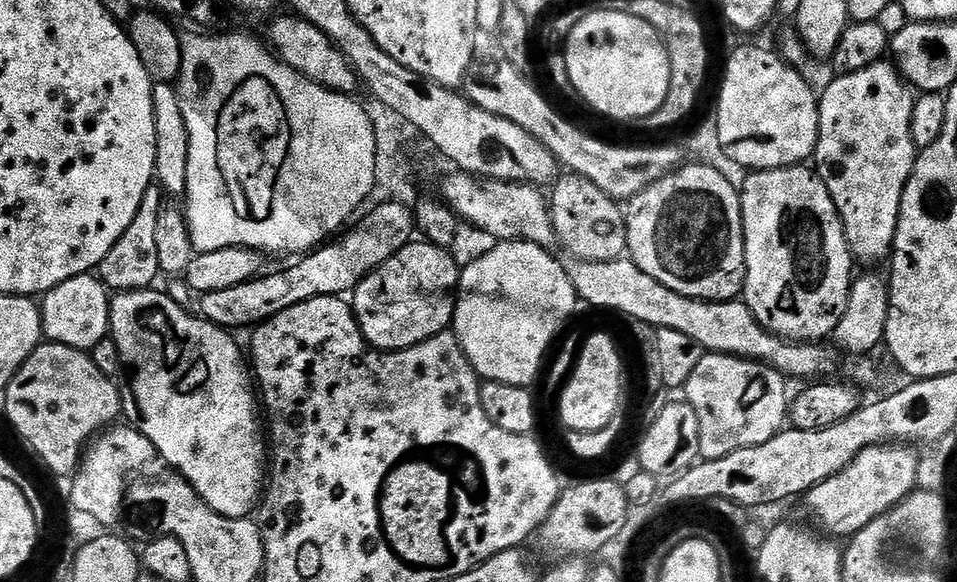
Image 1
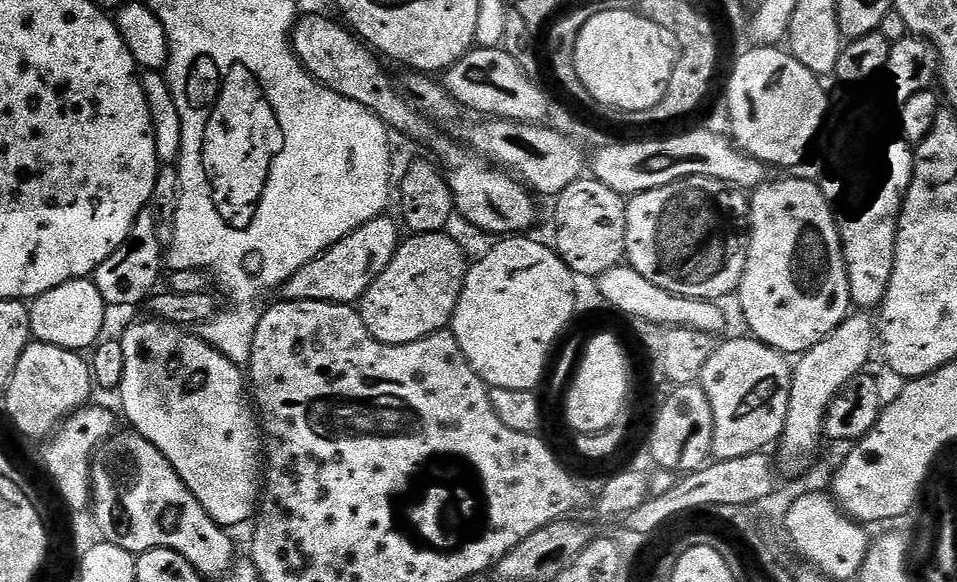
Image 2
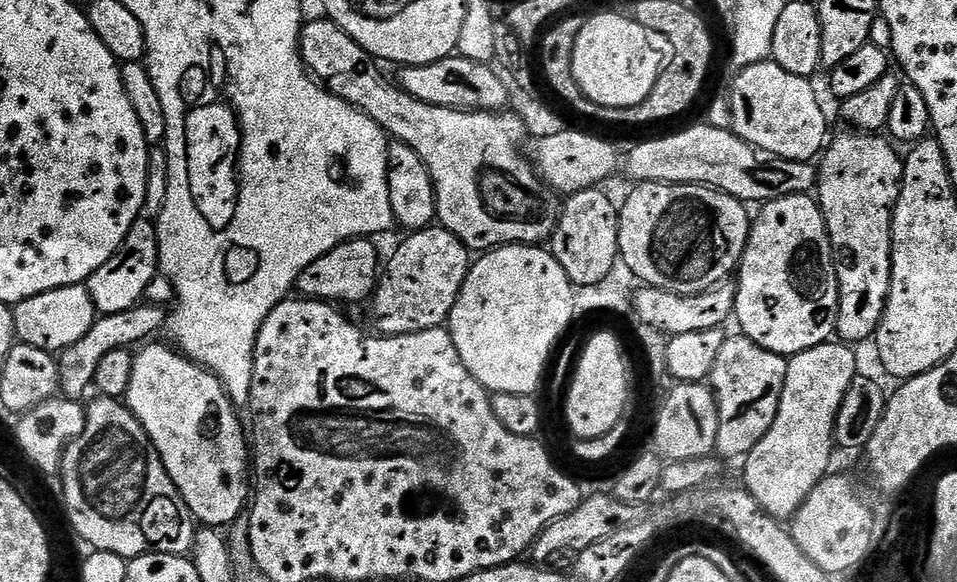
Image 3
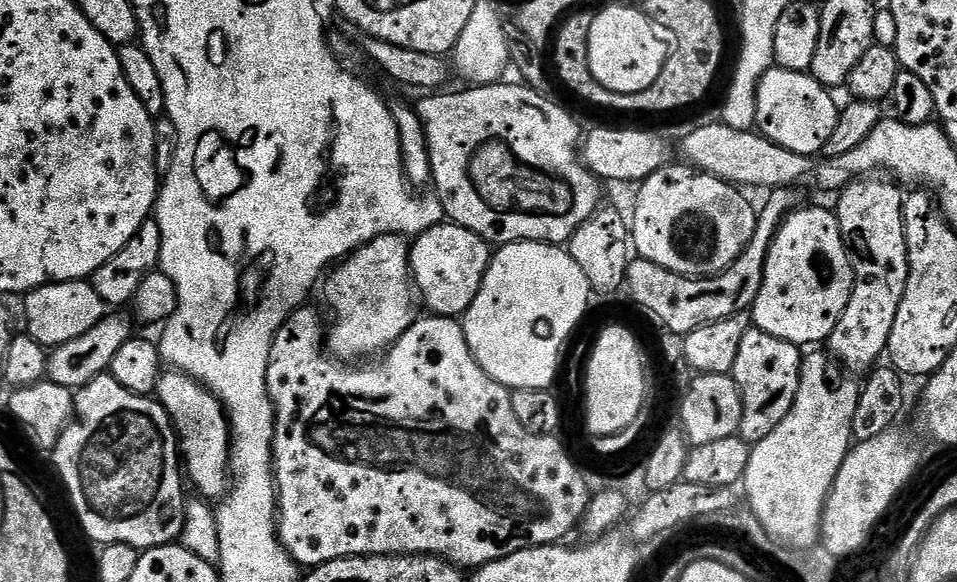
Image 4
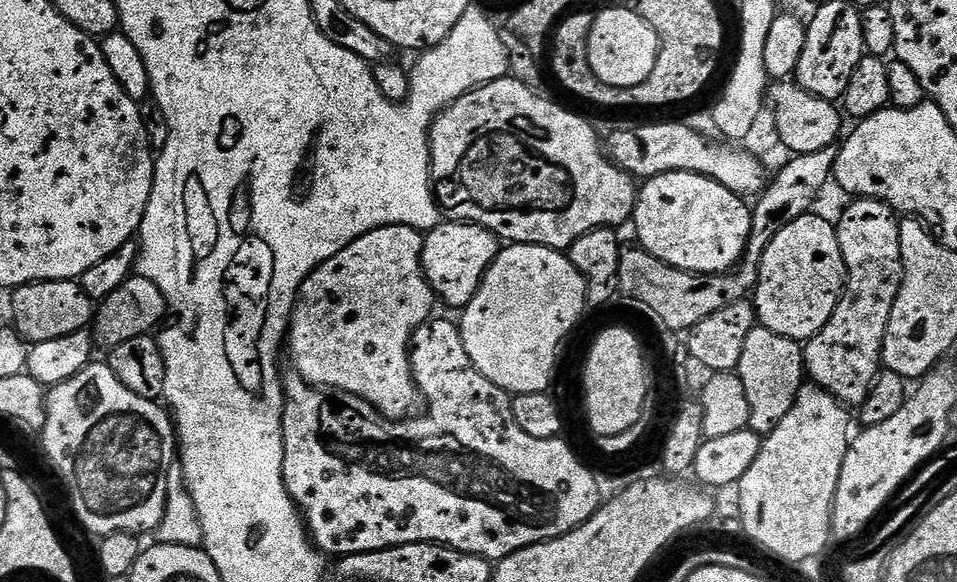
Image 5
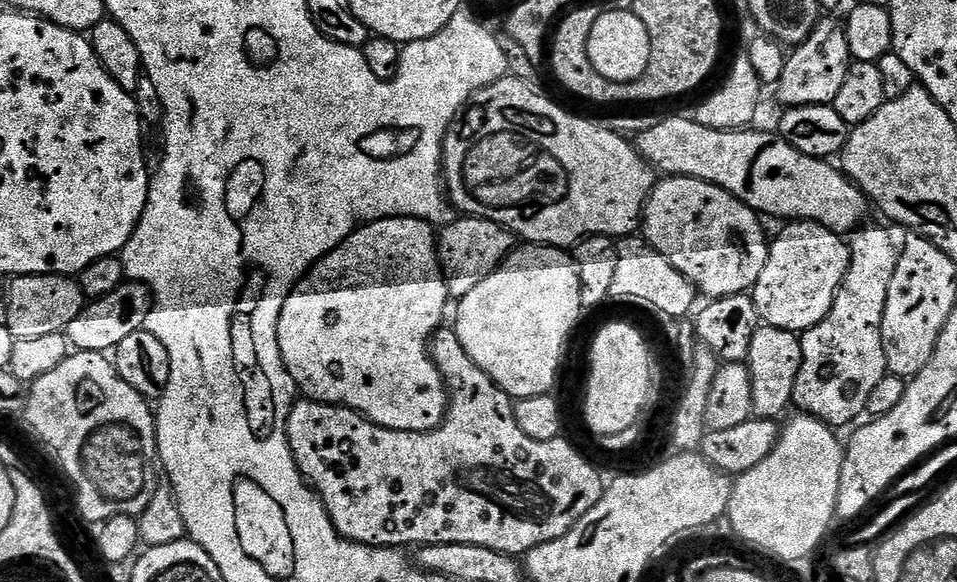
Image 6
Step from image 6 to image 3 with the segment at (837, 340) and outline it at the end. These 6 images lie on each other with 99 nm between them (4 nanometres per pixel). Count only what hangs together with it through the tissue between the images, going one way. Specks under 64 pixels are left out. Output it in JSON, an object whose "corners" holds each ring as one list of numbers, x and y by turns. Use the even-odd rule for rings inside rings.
{"corners":[[867,130,855,131,856,132,840,132,837,134,837,136,835,133,835,135,831,137,830,147,823,153,822,156,822,161,824,160,824,168,822,164,822,175,818,180,818,192,820,188,818,203,821,208,826,210,833,245,840,250,845,248,845,250,852,255,852,265,850,265,849,268,846,268,846,266,840,268,840,317,836,323,836,331,839,339,844,342,856,342,852,340,864,340,867,338,867,336,868,339,875,337,876,329,880,326,880,319,884,317,884,312,888,309,888,297,891,296,894,291,894,283,892,284,892,232,894,236,894,213,896,210,896,203,900,201,900,189,904,187,905,157,903,155,899,156,899,154,896,153,895,146,897,147,897,145,893,143,893,141,889,139,887,135,873,134]]}

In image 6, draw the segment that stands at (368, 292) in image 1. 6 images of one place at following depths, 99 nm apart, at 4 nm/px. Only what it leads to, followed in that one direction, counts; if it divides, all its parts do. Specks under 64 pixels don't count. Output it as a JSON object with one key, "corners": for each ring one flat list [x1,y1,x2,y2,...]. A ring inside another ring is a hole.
{"corners":[[468,214,443,225,438,236,438,247,440,266,448,280,449,293,456,298,470,294,478,282,490,278,490,274,494,274,494,270,507,261,517,244,518,238,509,228,503,228,498,222,490,222,481,216]]}

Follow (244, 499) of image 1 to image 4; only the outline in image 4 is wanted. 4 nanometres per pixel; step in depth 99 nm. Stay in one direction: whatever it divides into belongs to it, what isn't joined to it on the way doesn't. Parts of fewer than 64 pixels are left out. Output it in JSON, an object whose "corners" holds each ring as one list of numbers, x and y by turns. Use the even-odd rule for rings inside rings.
{"corners":[[168,370,160,377,154,393,155,399,180,435,180,452,184,455,183,471,192,479,199,495,204,498,220,498,230,487,230,476,226,471,230,455,230,425,223,404,200,383,179,370]]}

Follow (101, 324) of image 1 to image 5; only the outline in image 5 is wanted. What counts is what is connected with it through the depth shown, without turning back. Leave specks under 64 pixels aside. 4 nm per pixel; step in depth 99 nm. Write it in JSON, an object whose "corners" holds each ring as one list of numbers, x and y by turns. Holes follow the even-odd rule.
{"corners":[[39,280,37,284,23,284,11,296,11,323,29,345,85,331,94,320,94,302,76,280]]}

